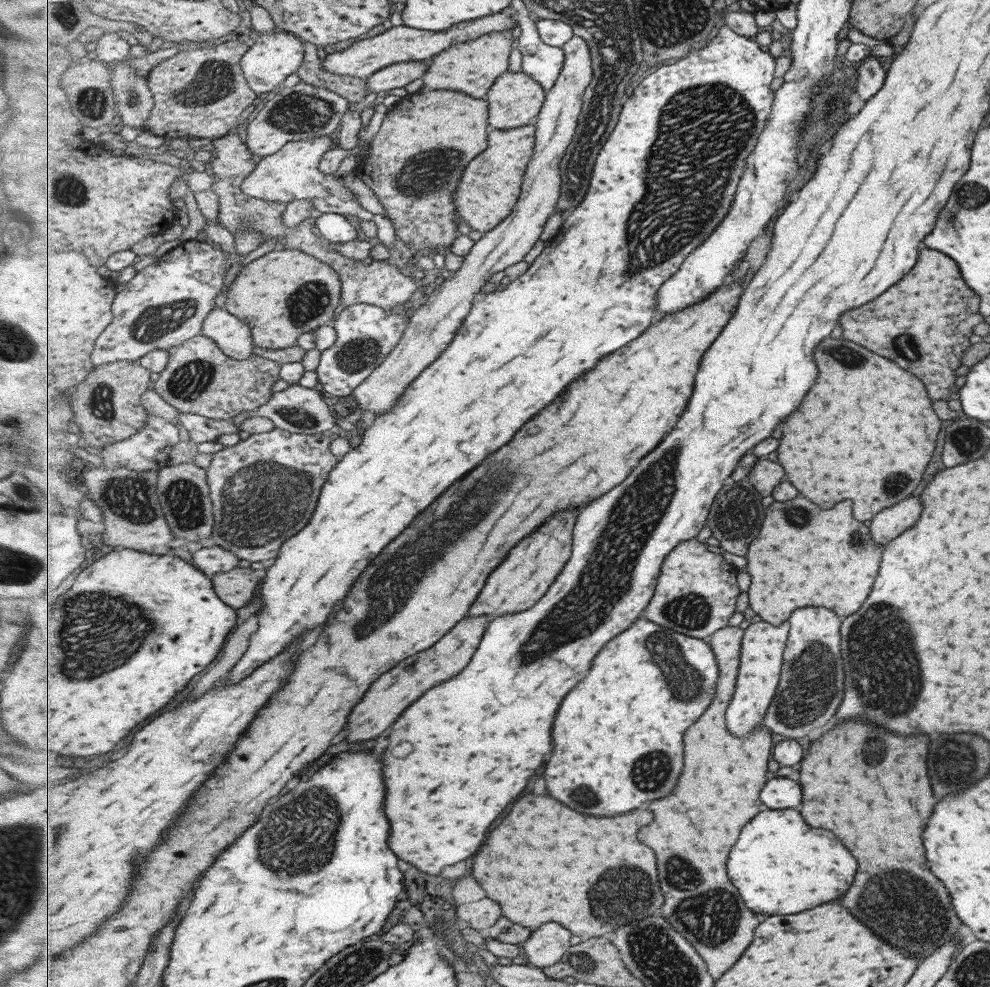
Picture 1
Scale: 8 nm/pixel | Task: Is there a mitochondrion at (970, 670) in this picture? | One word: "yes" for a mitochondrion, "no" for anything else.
no

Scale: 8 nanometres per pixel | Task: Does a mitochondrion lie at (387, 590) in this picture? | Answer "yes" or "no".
yes

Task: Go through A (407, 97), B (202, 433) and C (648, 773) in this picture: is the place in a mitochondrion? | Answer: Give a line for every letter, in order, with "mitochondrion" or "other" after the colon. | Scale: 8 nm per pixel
A: other
B: other
C: mitochondrion

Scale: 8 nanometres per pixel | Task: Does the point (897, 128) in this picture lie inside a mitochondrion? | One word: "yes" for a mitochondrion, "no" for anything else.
no

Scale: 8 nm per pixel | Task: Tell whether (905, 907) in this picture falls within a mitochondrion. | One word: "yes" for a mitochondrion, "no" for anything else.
yes

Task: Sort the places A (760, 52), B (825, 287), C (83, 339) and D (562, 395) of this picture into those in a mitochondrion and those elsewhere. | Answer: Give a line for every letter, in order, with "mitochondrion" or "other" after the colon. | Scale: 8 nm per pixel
A: other
B: other
C: other
D: other

